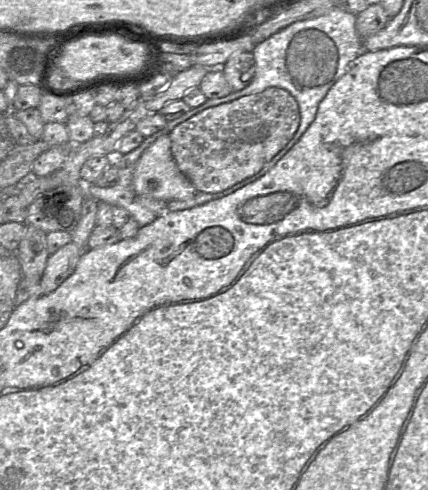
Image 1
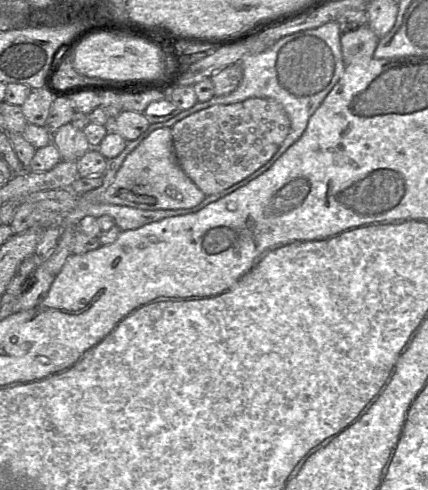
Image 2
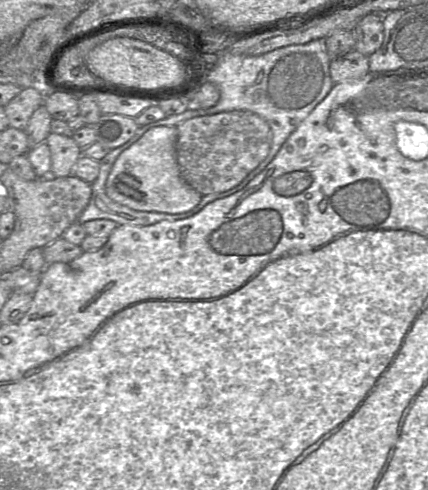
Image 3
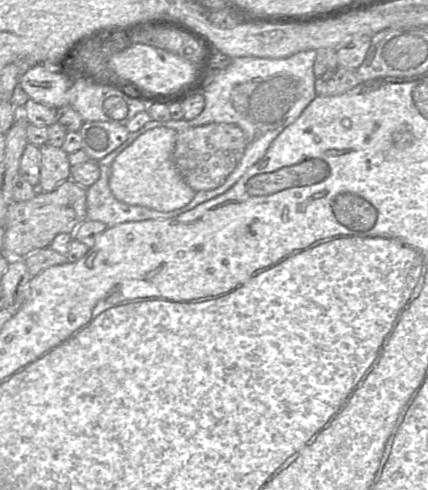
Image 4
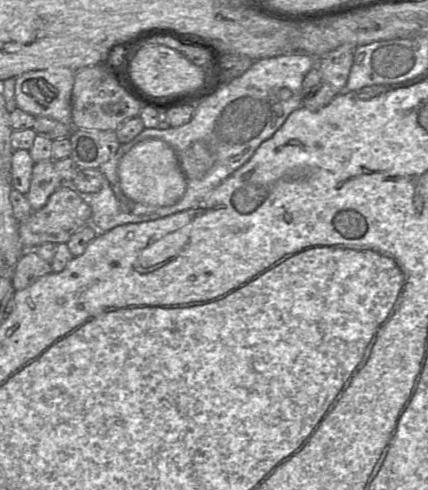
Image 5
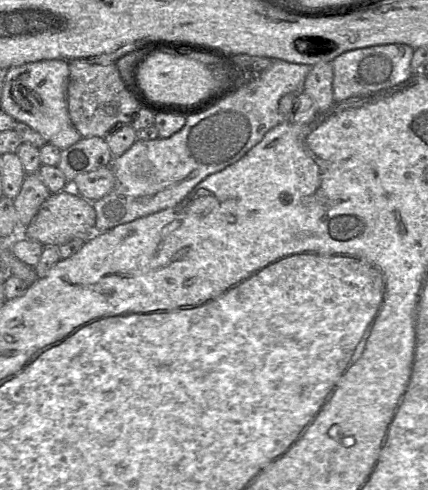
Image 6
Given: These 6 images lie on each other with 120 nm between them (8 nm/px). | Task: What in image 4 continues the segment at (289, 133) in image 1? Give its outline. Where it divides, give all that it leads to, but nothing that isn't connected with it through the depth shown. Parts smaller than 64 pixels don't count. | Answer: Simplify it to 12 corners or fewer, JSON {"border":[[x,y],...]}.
{"border":[[233,124],[177,132],[174,162],[195,191],[221,186],[244,155]]}

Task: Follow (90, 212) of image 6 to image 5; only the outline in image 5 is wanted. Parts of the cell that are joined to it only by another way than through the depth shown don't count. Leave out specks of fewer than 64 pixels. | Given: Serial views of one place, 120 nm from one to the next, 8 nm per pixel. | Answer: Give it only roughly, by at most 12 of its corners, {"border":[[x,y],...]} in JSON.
{"border":[[61,185],[19,223],[26,250],[90,224],[88,197]]}

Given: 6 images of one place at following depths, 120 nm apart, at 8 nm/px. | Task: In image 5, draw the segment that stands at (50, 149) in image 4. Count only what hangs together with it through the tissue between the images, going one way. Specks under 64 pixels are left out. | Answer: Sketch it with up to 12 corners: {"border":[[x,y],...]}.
{"border":[[53,159],[35,163],[26,197],[42,208],[62,185]]}

